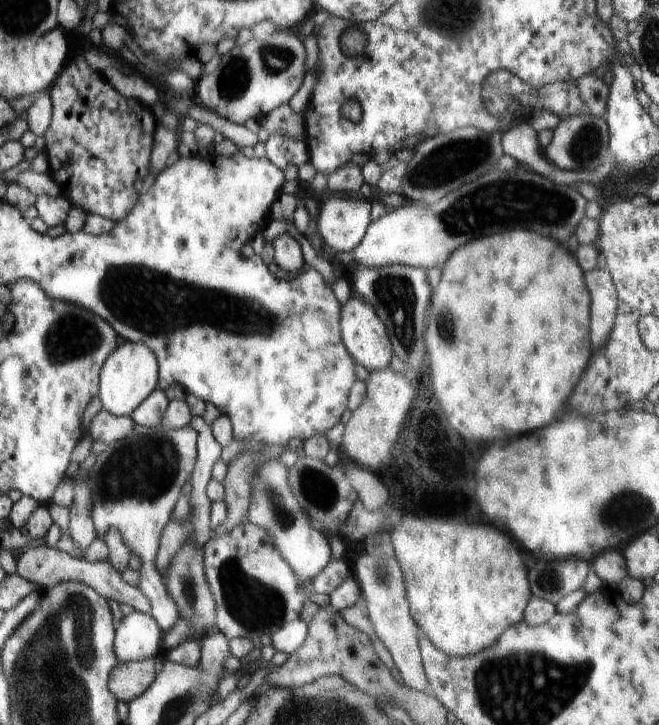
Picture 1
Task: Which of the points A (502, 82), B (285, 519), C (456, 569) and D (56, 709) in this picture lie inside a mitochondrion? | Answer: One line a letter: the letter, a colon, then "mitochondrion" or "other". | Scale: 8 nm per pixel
A: mitochondrion
B: mitochondrion
C: other
D: mitochondrion

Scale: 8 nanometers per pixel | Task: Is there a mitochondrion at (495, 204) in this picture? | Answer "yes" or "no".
yes

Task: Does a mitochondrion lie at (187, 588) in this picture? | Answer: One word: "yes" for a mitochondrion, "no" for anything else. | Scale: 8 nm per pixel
yes

